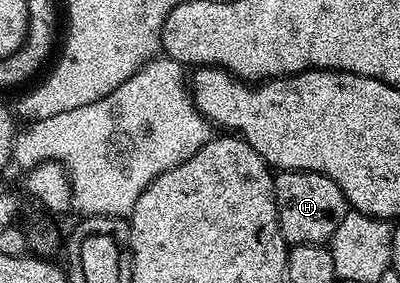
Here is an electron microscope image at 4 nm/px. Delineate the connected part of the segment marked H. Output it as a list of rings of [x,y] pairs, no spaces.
[[[304,169],[279,171],[274,174],[274,178],[279,226],[288,246],[322,245],[330,242],[333,231],[337,231],[337,223],[341,223],[345,212],[343,192],[337,183],[325,175]]]

